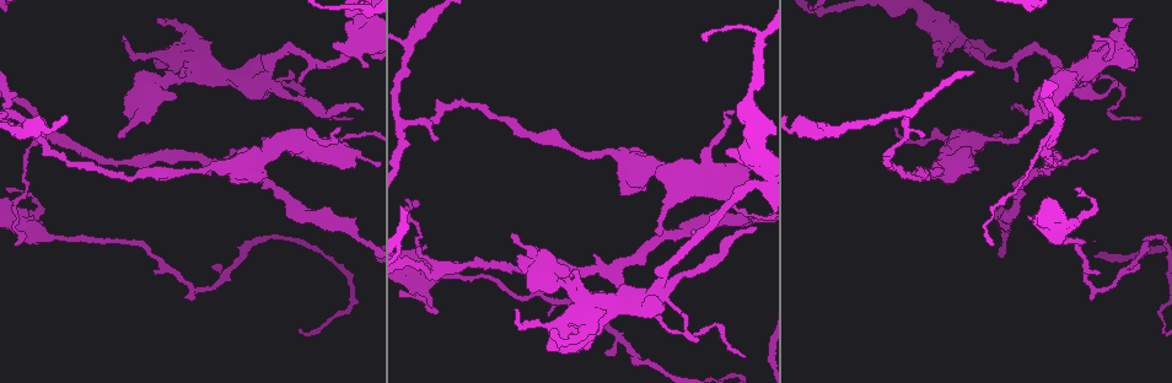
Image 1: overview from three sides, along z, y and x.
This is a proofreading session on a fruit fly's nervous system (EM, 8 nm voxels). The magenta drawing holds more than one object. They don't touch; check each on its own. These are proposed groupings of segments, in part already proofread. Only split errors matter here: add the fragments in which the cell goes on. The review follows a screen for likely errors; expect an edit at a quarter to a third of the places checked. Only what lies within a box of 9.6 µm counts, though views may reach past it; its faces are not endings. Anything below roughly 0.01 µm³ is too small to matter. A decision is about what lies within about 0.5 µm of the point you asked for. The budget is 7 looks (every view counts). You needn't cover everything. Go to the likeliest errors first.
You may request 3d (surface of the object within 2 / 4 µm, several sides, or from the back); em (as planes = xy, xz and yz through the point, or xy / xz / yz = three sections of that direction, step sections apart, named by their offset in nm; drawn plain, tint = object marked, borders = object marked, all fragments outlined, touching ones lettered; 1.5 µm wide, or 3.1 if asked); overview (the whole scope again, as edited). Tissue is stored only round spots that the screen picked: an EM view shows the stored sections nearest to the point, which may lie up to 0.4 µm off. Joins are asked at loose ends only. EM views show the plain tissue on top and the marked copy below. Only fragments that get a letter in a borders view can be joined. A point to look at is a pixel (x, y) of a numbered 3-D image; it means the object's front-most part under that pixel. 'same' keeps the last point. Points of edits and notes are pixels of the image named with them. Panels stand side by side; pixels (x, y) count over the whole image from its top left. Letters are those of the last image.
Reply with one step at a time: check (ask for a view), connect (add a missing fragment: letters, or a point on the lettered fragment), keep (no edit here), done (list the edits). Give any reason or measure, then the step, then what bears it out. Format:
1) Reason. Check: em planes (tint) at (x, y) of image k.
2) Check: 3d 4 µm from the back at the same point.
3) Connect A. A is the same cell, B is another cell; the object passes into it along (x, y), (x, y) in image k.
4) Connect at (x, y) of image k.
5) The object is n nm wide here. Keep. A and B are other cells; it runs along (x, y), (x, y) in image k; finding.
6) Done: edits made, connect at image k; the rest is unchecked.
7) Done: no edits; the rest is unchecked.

An open end. Check: em planes (borders) at (978, 170) of image 1.

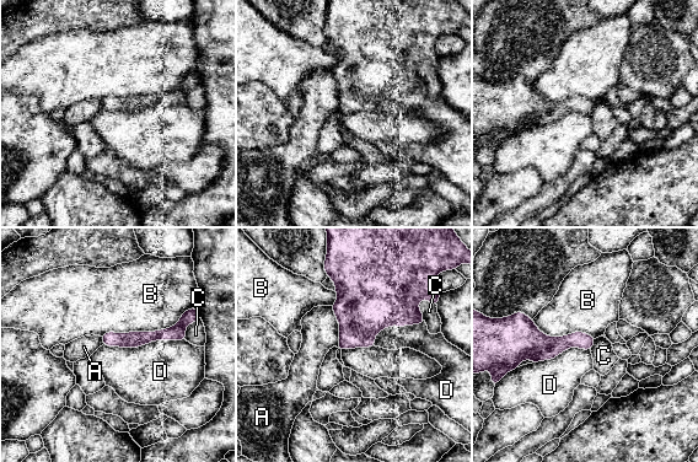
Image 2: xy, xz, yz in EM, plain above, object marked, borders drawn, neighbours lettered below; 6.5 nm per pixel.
The longest contact is with B, 650 nm. Keep. A, B, C and D are other cells; no lettered fragment goes on from it.

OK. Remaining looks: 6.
Free end. Check: 3d 4 µm at (1018, 136) of image 1.

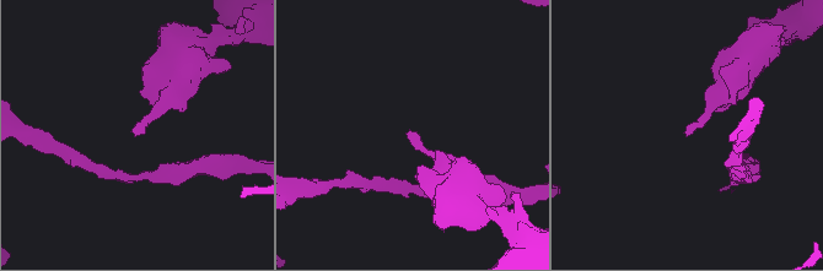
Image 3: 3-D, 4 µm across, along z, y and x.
Shape alone is not enough. Check: em xz step 4 (borders) at (410, 132) of image 3.

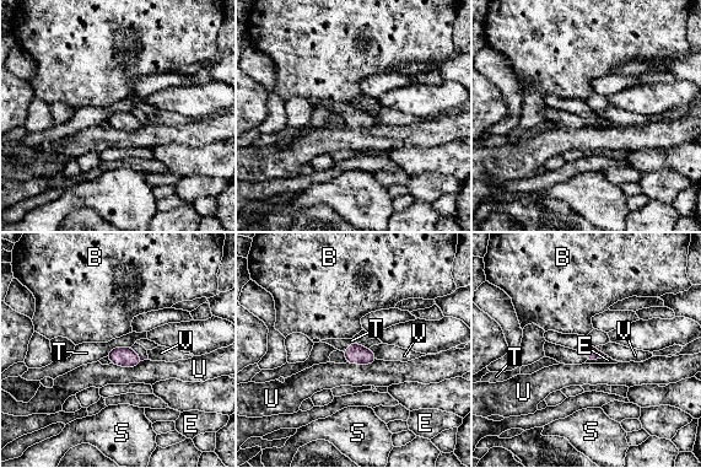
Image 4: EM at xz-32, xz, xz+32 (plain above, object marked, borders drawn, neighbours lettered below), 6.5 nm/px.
Cut it another way. Check: em xy step 4 (borders) at the same point.

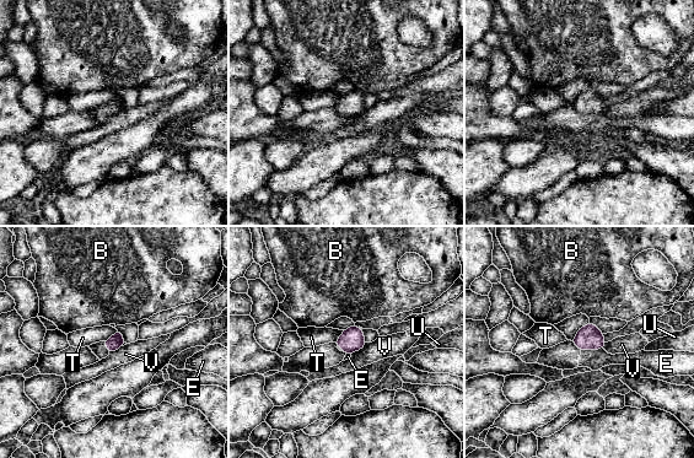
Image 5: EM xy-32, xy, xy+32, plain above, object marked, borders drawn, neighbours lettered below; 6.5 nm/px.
Keep. B, E, T, U and V are other cells; a border runs along (117, 330), (103, 340) in image 5; none of them fits.

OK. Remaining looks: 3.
Check: em xy step 4 (borders) at (1136, 264) of image 1.

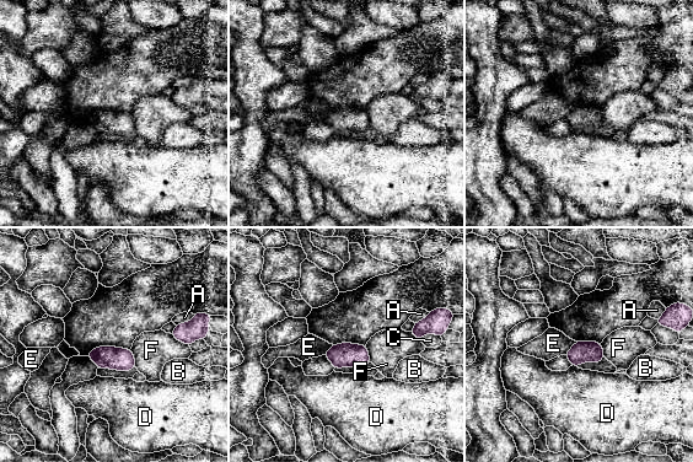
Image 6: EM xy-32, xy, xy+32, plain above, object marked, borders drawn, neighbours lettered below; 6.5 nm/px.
Check: em planes (borders) at the same point.

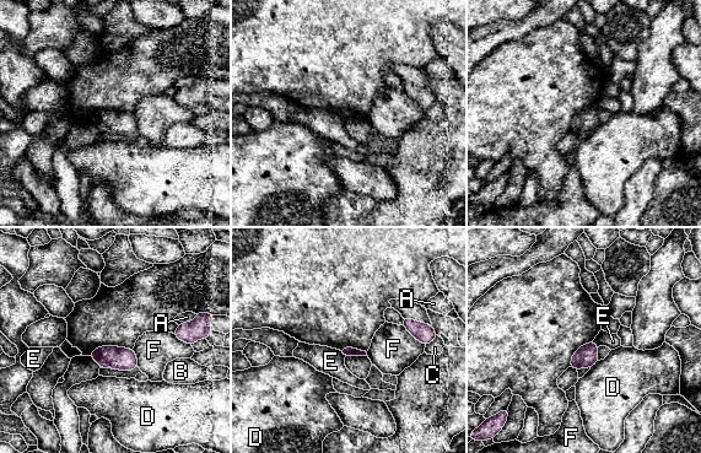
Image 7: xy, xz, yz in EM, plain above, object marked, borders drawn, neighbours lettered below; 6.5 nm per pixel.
Keep. A, B, C, D, E and F are other cells; a border runs along (338, 350), (345, 356) in image 7; none of them fits.

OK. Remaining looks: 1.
Done: no edits; the rest is unchecked.

